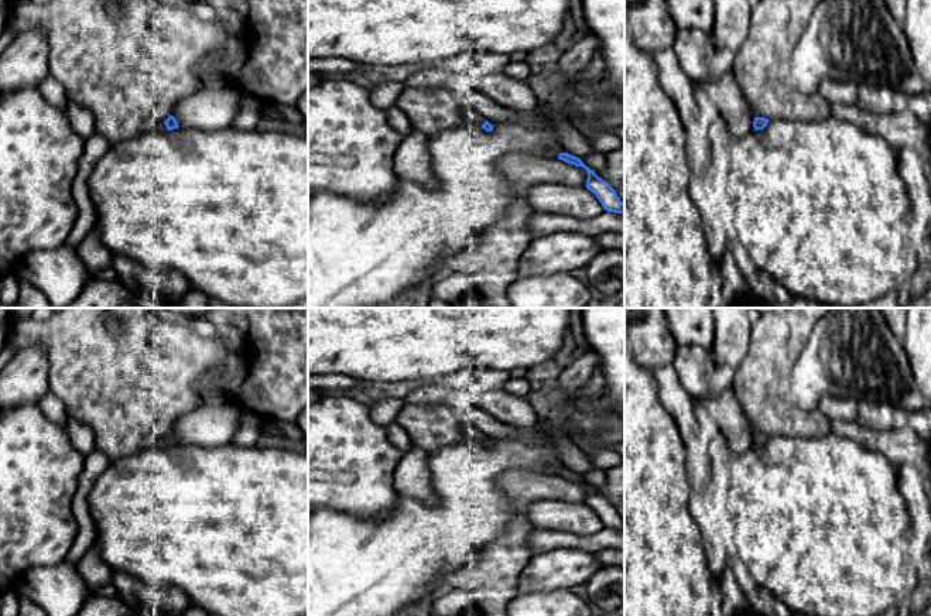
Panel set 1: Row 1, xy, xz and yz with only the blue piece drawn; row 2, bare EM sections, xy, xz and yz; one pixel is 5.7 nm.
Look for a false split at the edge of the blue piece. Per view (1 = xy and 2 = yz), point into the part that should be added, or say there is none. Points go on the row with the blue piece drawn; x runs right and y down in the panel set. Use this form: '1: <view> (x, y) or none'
1: none
2: none

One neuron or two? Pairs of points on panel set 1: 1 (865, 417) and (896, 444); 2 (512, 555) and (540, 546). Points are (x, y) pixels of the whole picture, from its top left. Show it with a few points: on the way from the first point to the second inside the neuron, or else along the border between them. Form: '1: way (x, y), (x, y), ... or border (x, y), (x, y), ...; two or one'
1: border (856, 420), (872, 428), (892, 431); two
2: border (534, 527), (527, 538), (533, 553); two

